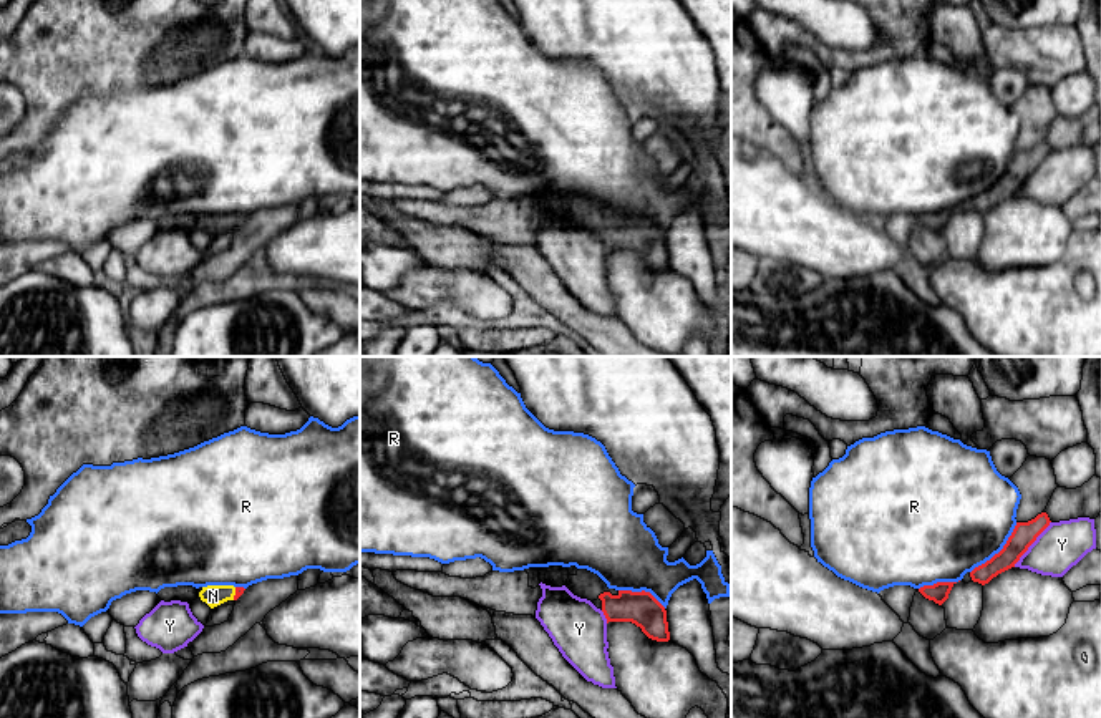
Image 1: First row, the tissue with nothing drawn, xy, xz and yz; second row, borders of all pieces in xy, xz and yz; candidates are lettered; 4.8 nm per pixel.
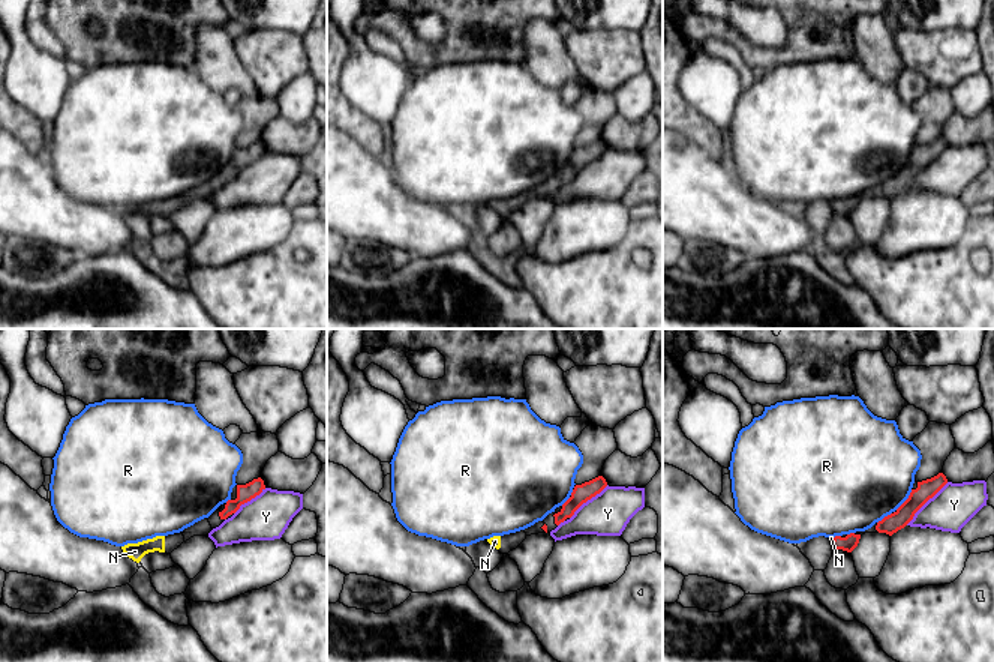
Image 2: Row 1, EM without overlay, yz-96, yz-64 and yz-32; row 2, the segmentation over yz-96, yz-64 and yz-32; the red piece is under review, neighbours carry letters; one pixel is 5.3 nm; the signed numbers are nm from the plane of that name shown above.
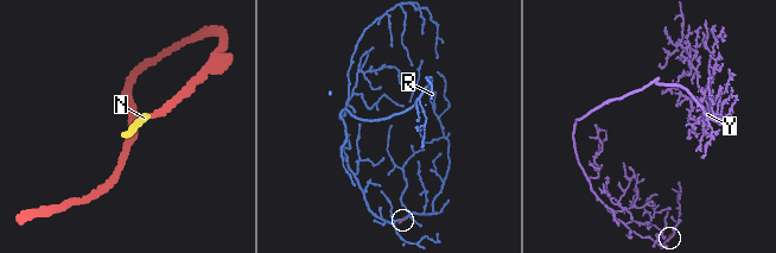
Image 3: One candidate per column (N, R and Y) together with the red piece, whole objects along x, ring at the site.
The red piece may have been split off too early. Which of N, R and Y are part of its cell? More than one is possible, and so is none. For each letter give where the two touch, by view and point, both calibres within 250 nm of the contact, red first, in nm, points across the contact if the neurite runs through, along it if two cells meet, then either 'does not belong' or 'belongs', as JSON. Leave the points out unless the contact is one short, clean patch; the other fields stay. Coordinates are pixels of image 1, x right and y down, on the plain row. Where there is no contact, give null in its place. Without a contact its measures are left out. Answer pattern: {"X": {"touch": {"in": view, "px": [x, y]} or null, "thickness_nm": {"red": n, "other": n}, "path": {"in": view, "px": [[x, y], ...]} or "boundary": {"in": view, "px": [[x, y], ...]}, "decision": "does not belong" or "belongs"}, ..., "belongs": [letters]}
{"N": {"touch": {"in": "xy", "px": [236, 223]}, "thickness_nm": {"red": 50, "other": 100}, "path": {"in": "xy", "px": [[239, 219], [236, 223], [213, 224]]}, "decision": "belongs"}, "R": {"touch": {"in": "yz", "px": [1000, 179]}, "thickness_nm": {"red": 120, "other": 480}, "decision": "does not belong"}, "Y": {"touch": {"in": "yz", "px": [1032, 171]}, "thickness_nm": {"red": 120, "other": 220}, "decision": "does not belong"}, "belongs": ["N"]}

